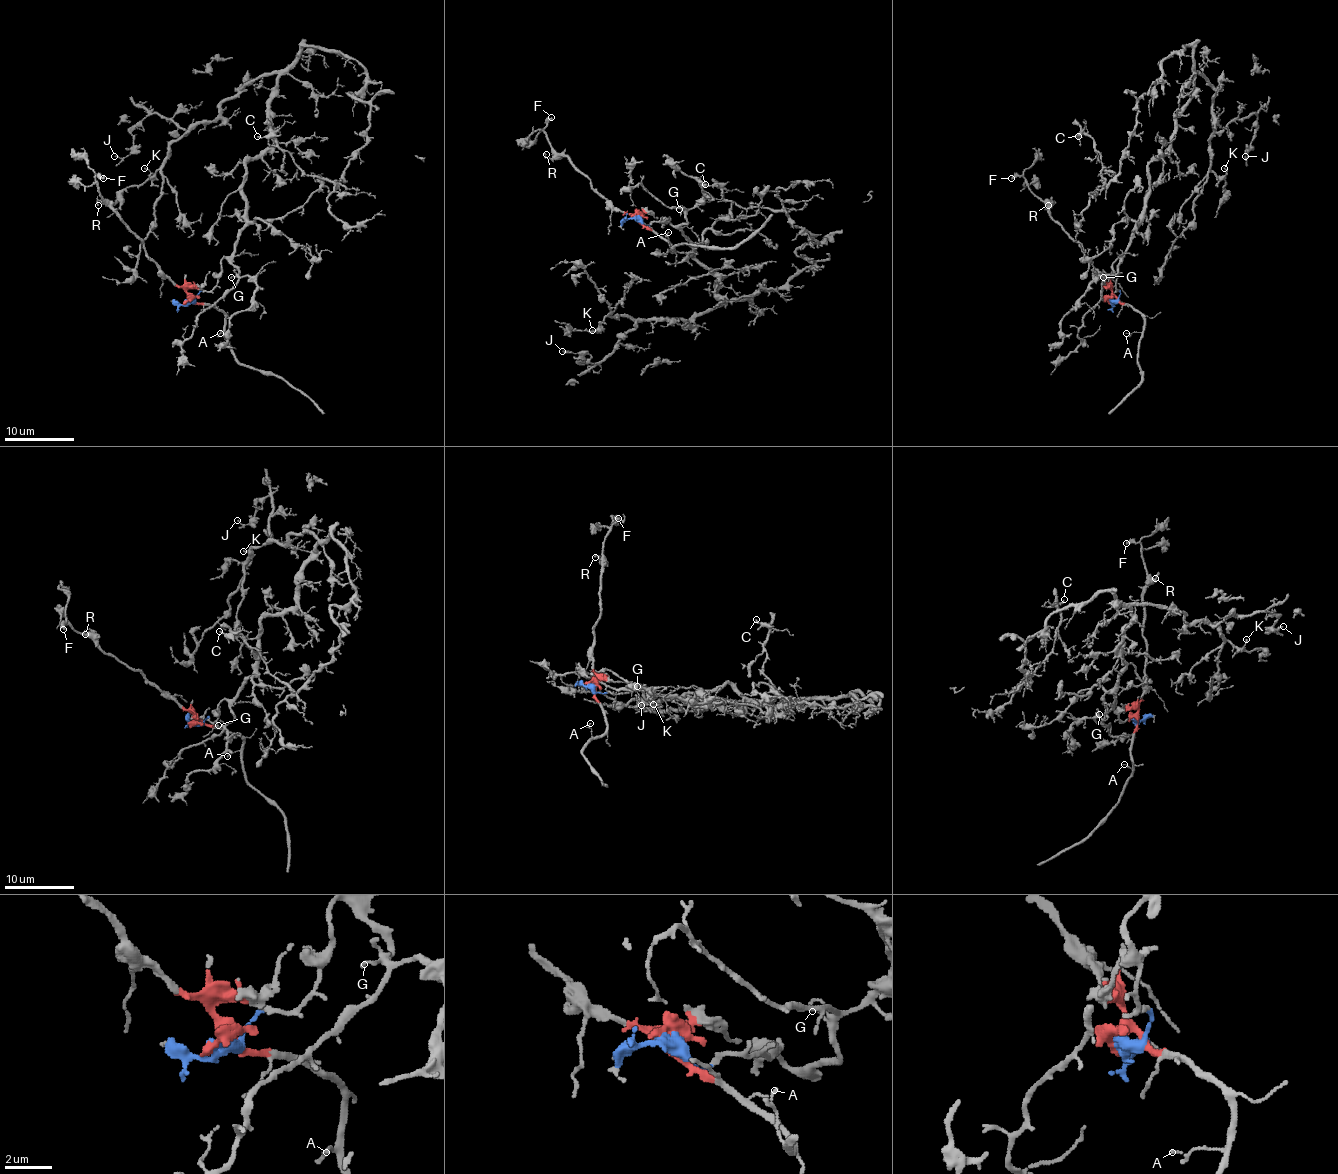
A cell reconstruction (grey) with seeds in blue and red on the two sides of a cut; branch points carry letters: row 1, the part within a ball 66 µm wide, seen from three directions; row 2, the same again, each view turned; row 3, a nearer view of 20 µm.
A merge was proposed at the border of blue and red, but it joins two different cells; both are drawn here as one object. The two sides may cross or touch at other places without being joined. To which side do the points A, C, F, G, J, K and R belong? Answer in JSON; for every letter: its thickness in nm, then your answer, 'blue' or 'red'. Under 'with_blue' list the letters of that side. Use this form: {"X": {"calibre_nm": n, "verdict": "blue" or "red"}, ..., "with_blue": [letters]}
{"A": {"calibre_nm": 130, "verdict": "red"}, "C": {"calibre_nm": 150, "verdict": "blue"}, "F": {"calibre_nm": 360, "verdict": "red"}, "G": {"calibre_nm": 120, "verdict": "blue"}, "J": {"calibre_nm": 120, "verdict": "blue"}, "K": {"calibre_nm": 130, "verdict": "blue"}, "R": {"calibre_nm": 90, "verdict": "red"}, "with_blue": ["C", "G", "J", "K"]}

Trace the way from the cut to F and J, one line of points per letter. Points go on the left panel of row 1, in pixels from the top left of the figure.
F: (189, 298), (147, 255), (144, 243), (102, 197), (95, 178), (104, 178)
J: (189, 298), (238, 243), (278, 76), (189, 131), (147, 116), (114, 156)

